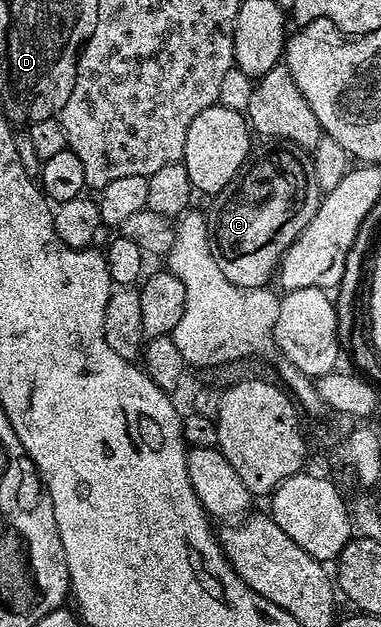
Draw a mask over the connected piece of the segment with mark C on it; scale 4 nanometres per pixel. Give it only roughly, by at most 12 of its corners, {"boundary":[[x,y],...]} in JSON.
{"boundary":[[262,142],[205,213],[241,288],[271,283],[316,214],[313,159]]}

